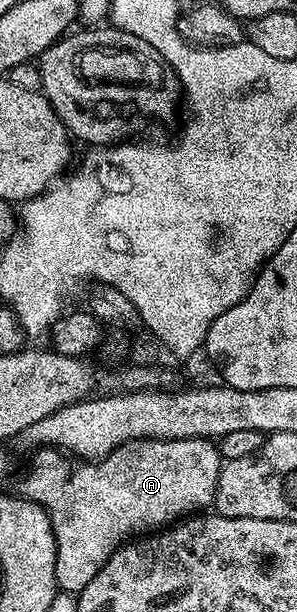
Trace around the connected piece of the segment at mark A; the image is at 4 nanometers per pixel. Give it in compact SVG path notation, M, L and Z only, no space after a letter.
M134 439L97 461L79 461L45 445L35 451L16 491L21 498L40 504L50 518L56 541L56 581L62 593L81 593L123 543L161 532L209 508L224 462L219 444L209 439Z

